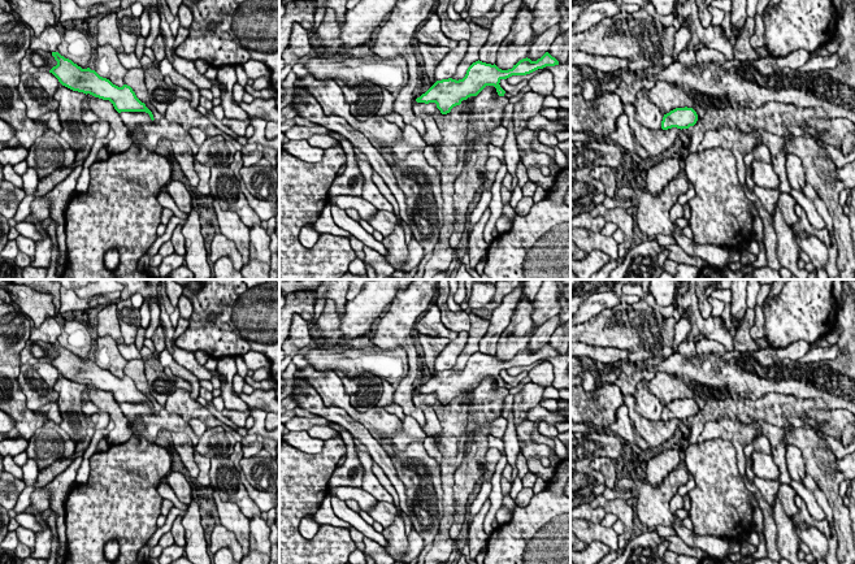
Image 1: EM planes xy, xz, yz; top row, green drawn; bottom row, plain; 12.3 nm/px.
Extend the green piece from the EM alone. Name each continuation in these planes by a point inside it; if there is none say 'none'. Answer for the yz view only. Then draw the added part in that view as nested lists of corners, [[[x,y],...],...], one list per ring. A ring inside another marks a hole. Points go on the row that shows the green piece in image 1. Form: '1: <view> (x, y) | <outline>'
none

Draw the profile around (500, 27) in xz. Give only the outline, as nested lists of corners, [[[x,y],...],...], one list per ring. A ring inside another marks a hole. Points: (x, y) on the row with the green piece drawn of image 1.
[[[511,0],[502,10],[502,13],[494,18],[490,27],[490,34],[486,44],[481,48],[478,60],[486,64],[494,65],[496,62],[496,55],[502,42],[511,31],[513,19],[520,10],[522,0]]]

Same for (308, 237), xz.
[[[313,224],[304,225],[299,233],[299,242],[307,248],[312,248],[318,238],[320,233],[313,229]]]

